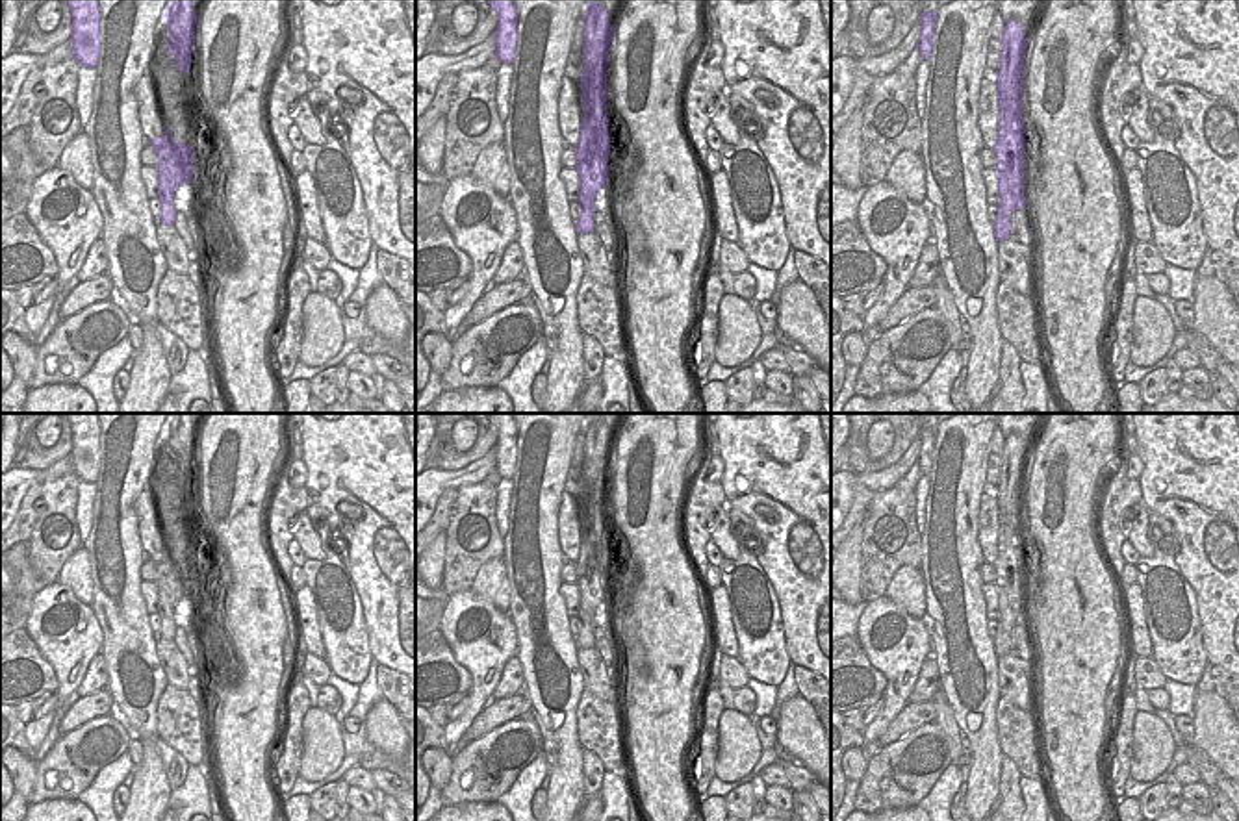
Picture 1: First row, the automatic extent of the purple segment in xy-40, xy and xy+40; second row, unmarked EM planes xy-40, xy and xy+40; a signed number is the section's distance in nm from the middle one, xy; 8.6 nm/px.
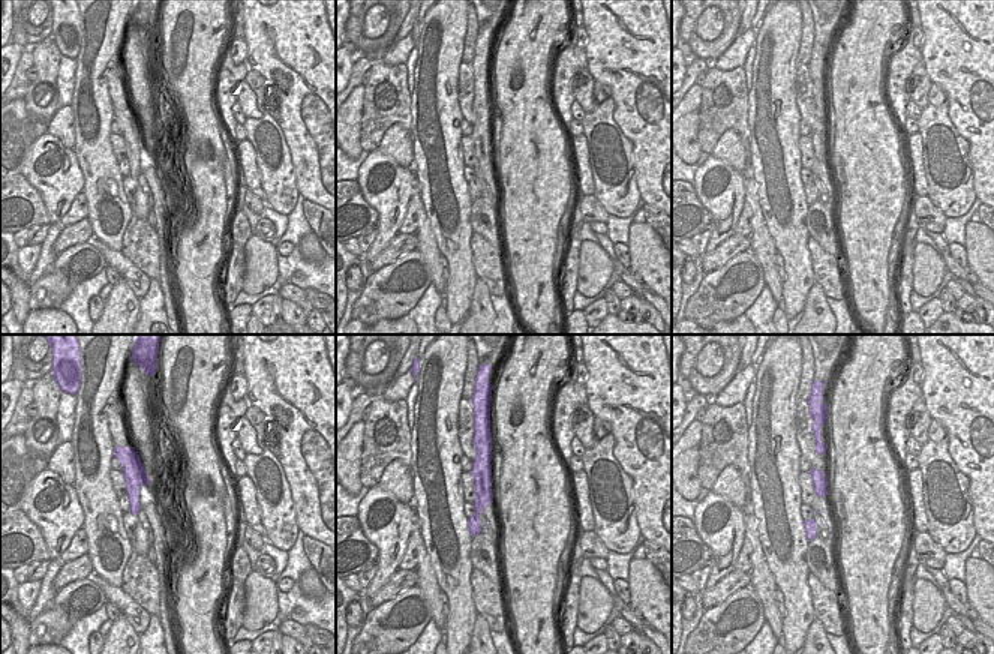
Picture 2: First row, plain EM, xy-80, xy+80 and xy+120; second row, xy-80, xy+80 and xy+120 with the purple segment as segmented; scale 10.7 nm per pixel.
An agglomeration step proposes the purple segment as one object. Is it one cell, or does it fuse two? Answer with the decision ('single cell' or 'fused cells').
fused cells

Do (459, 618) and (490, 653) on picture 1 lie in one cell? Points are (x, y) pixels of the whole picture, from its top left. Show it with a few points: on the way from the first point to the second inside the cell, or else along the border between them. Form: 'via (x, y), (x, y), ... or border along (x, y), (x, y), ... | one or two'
via (468, 627), (483, 644) | one

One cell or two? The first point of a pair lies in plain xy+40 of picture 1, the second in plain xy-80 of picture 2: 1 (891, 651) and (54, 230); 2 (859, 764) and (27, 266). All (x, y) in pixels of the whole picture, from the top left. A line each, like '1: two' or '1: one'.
1: two
2: two

